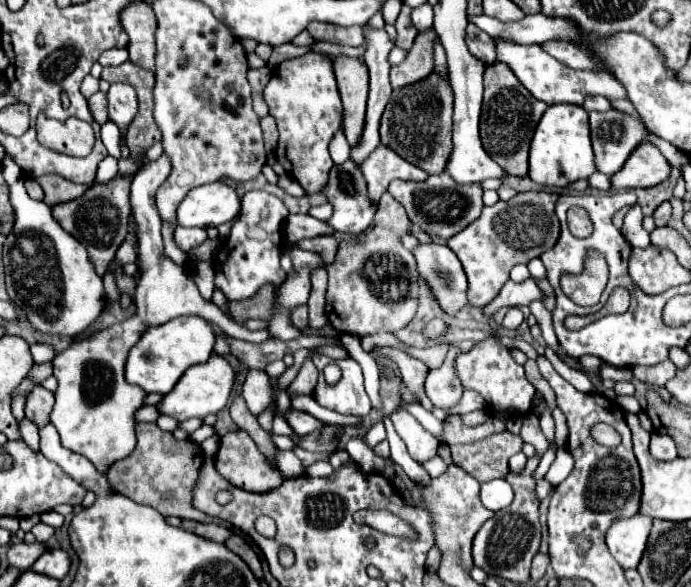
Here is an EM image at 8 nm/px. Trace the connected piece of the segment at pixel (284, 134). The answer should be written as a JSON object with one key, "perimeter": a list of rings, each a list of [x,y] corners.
{"perimeter":[[[306,53],[280,63],[264,89],[264,101],[280,131],[276,161],[302,185],[306,195],[322,191],[334,165],[332,157],[328,157],[328,143],[338,131],[338,125],[342,125],[342,105],[338,101],[330,57]]]}

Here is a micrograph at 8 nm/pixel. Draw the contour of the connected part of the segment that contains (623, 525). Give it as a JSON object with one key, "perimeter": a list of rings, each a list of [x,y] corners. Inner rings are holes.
{"perimeter":[[[634,515],[630,519],[614,521],[606,531],[606,545],[612,557],[624,567],[636,567],[646,547],[646,539],[652,527],[652,519]]]}

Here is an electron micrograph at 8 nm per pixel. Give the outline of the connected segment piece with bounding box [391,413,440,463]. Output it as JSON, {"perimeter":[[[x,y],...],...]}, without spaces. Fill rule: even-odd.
{"perimeter":[[[392,414],[391,420],[400,439],[406,443],[408,453],[414,461],[424,463],[437,454],[439,441],[430,431],[426,431],[420,425],[420,421],[416,421],[412,415]]]}

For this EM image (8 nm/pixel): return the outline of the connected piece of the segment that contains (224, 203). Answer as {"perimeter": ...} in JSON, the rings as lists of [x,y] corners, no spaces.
{"perimeter":[[[208,183],[192,189],[176,211],[176,223],[180,227],[216,227],[232,221],[240,209],[240,201],[232,187]]]}

